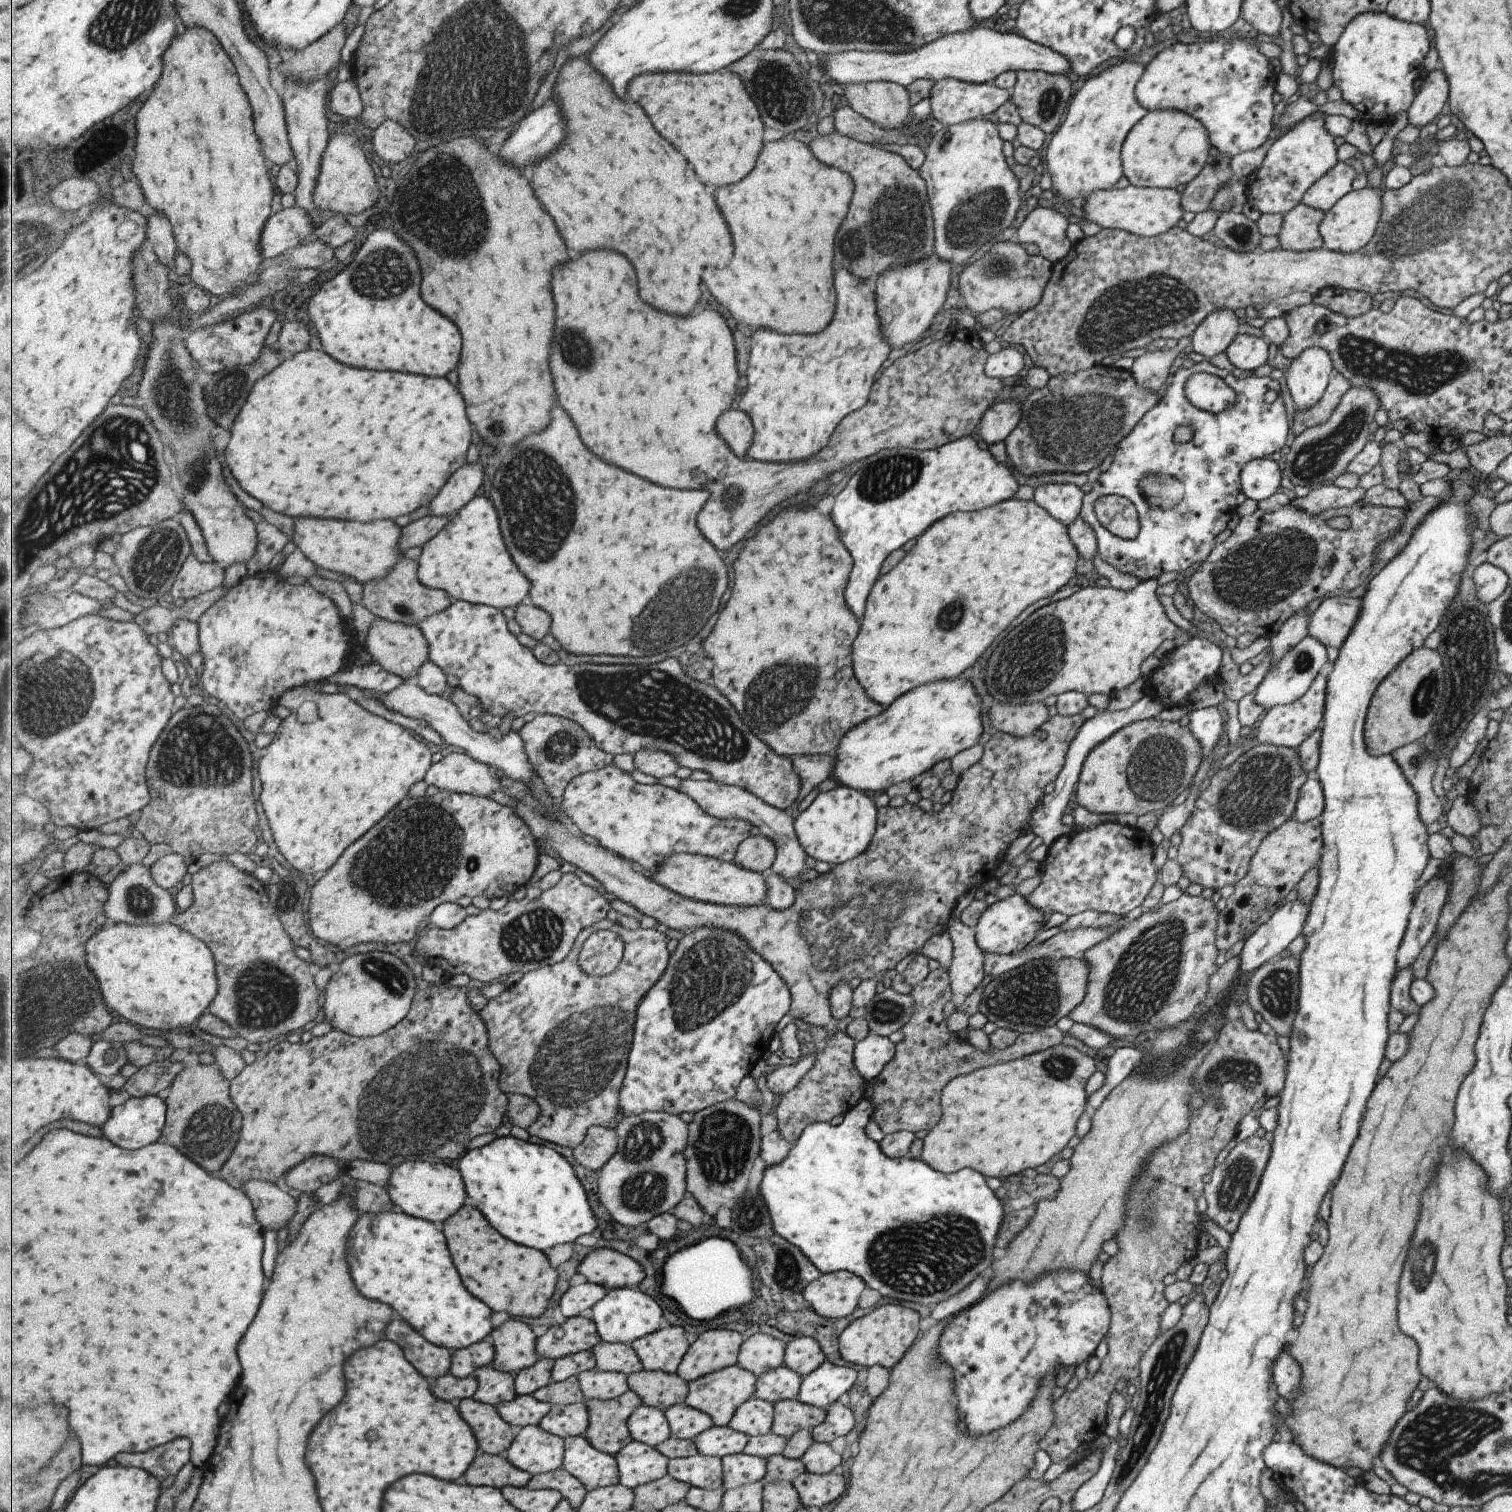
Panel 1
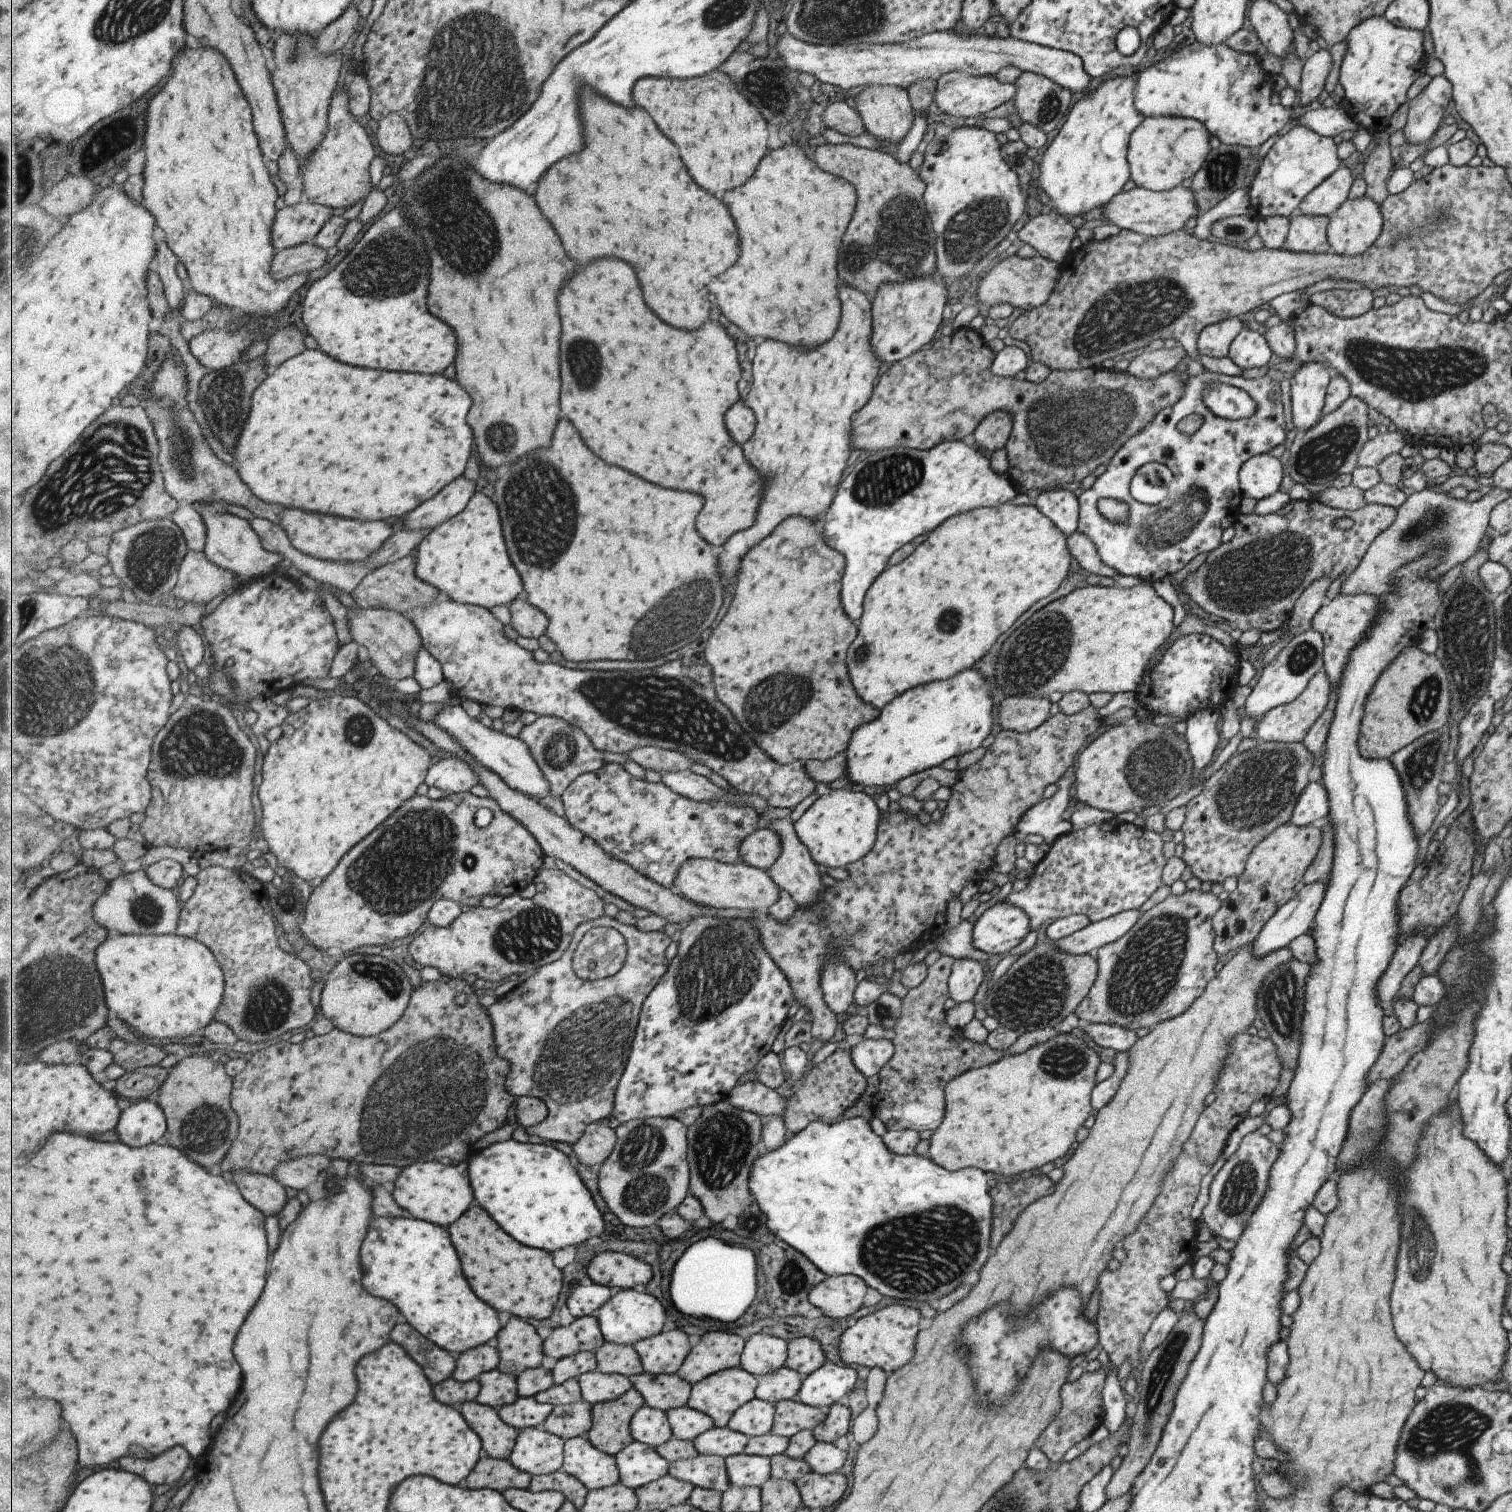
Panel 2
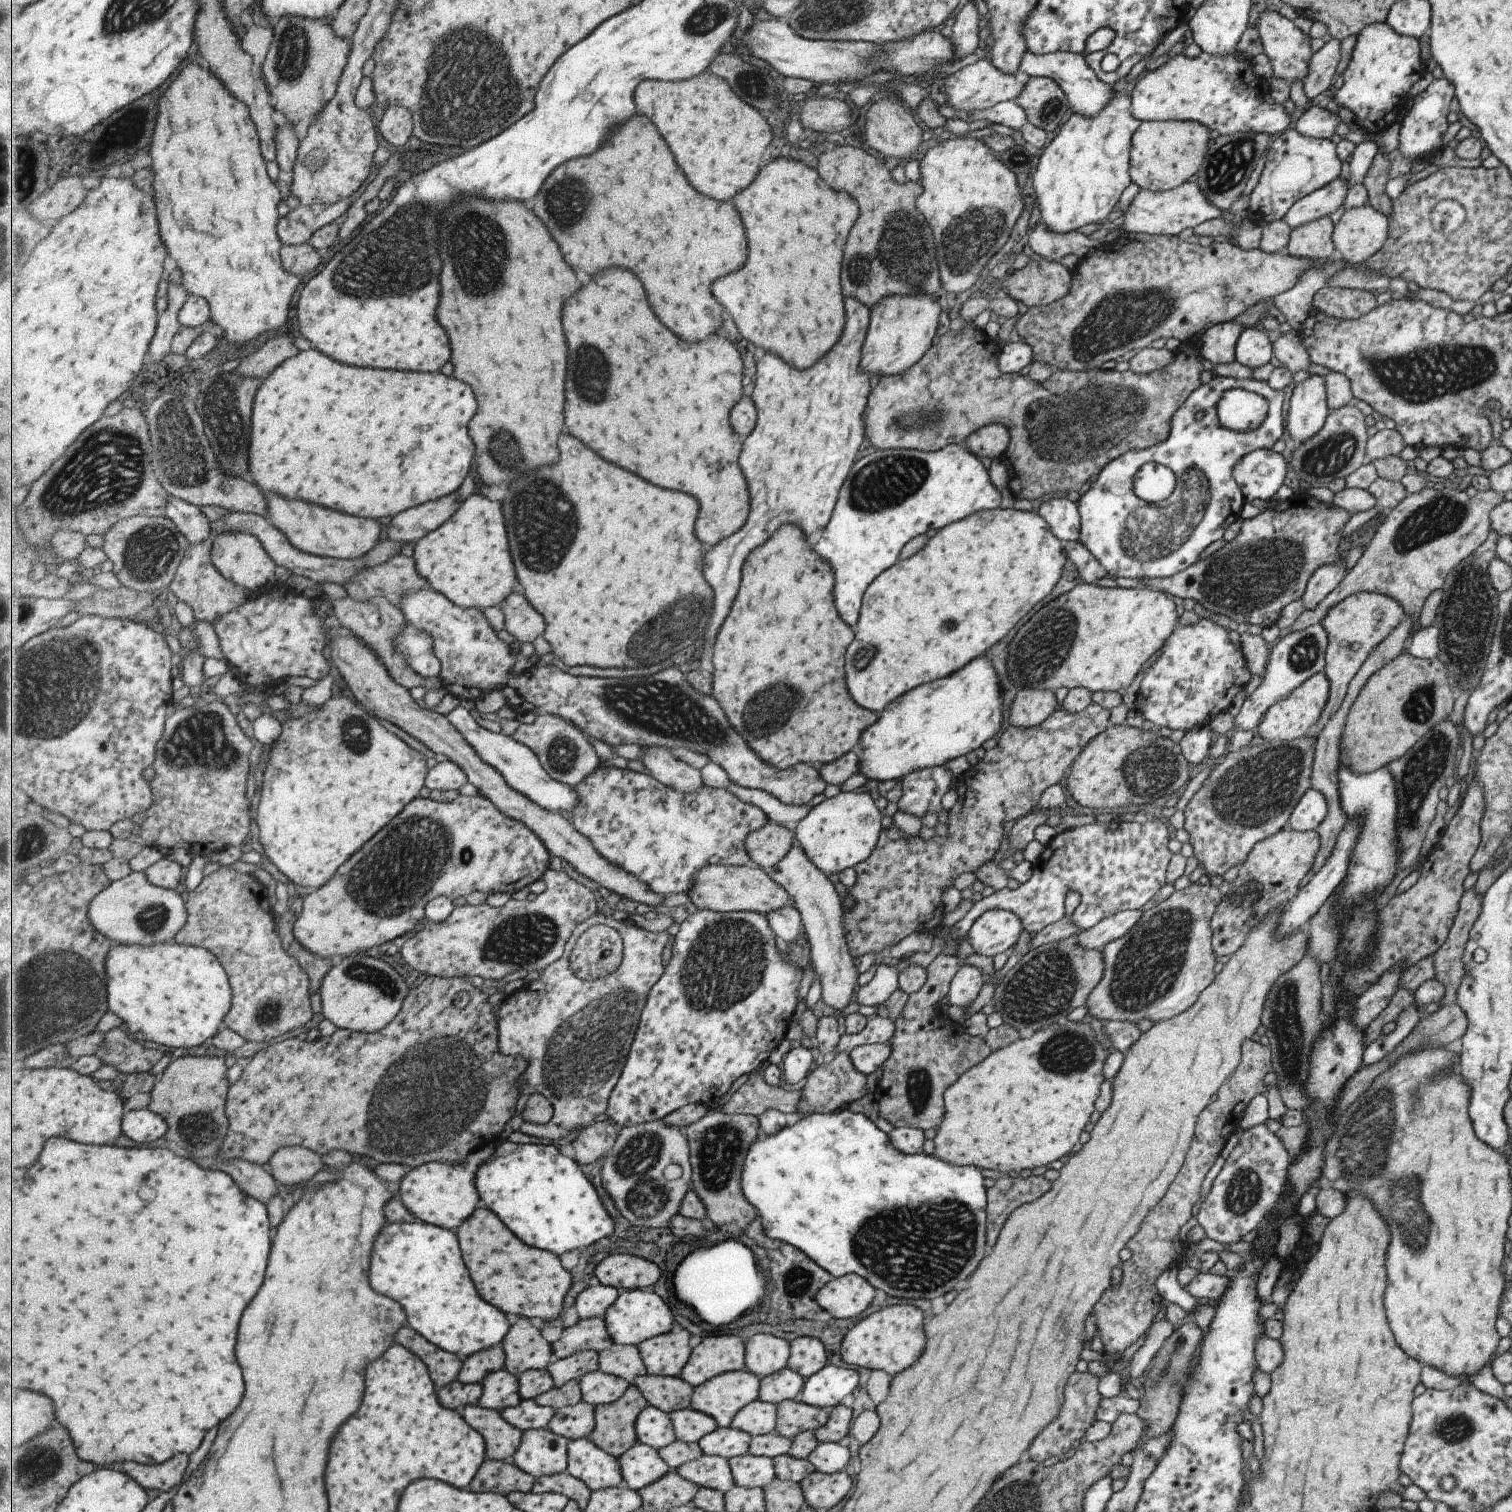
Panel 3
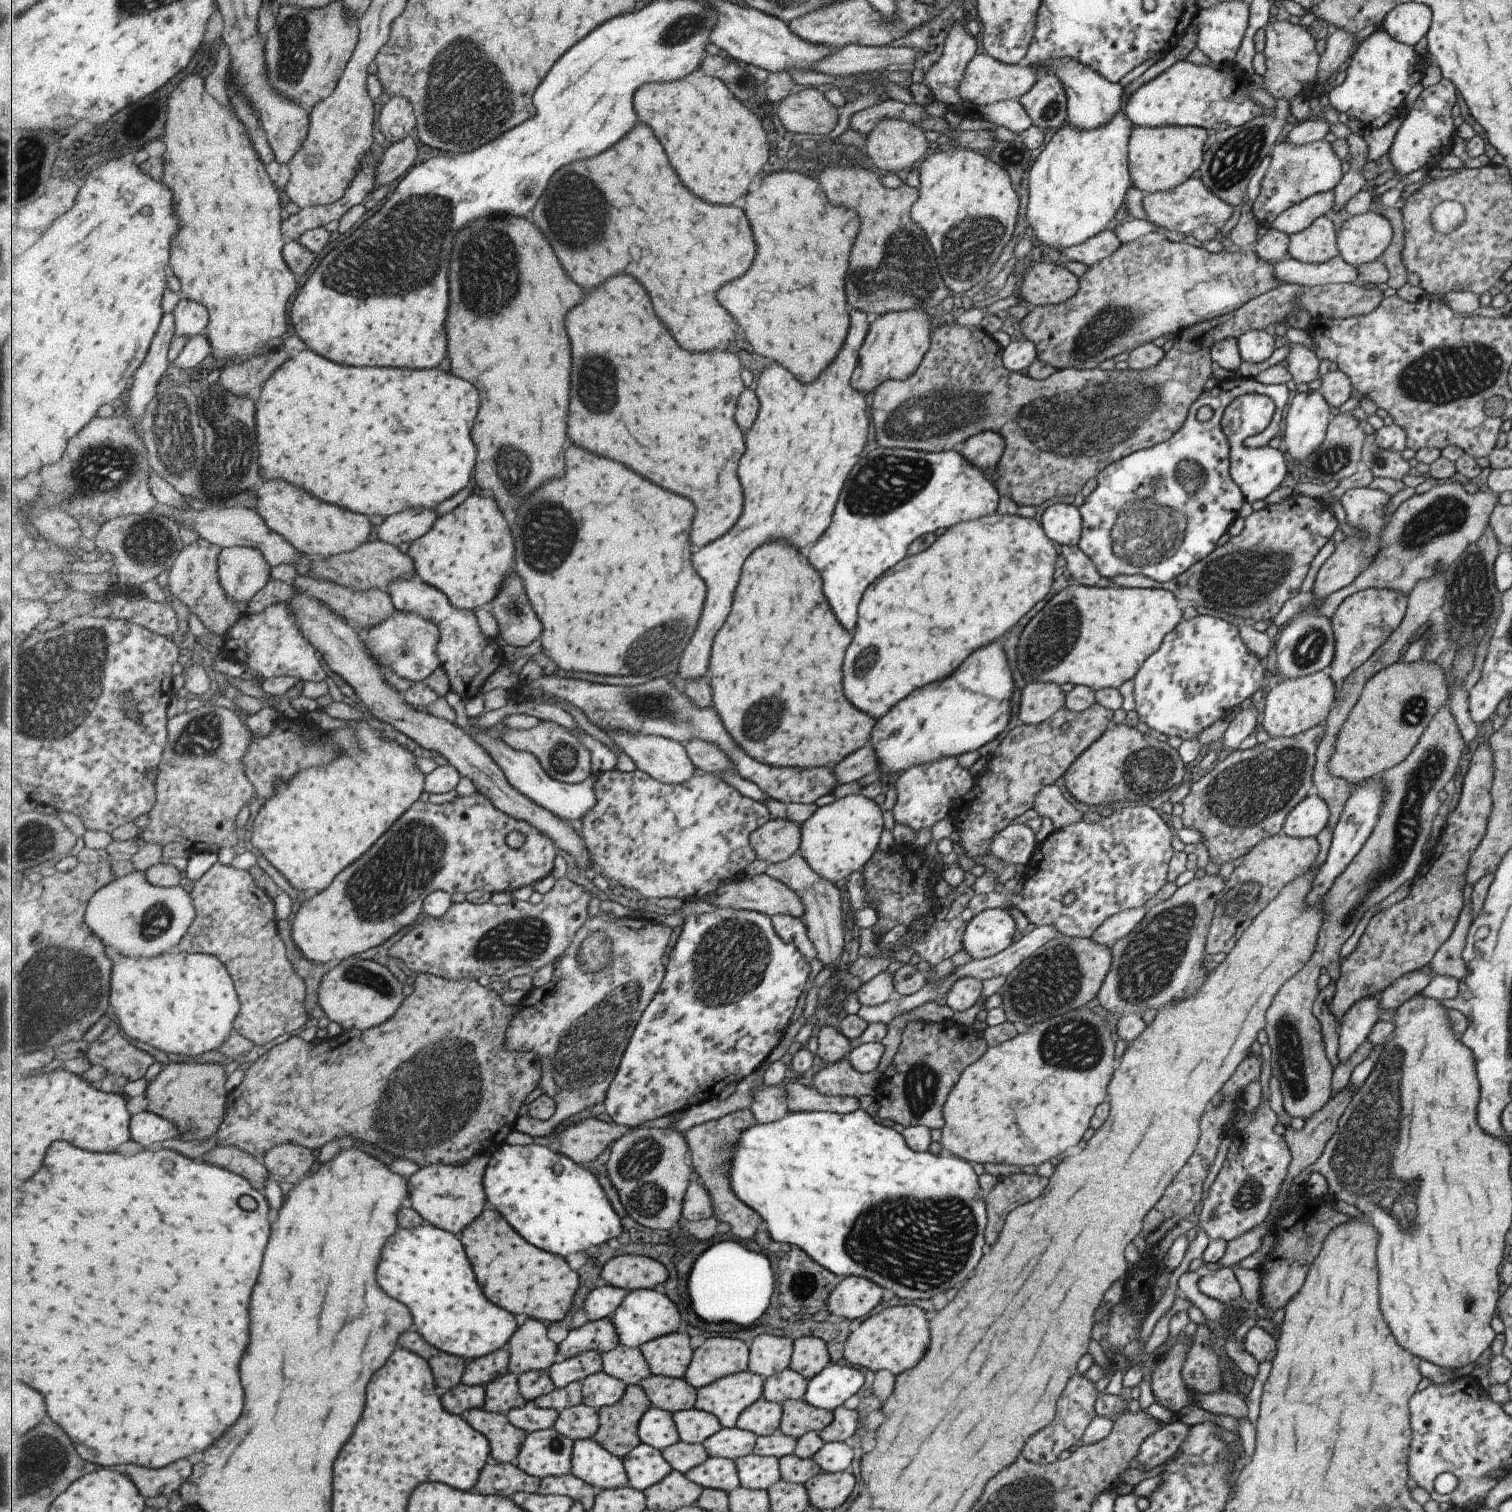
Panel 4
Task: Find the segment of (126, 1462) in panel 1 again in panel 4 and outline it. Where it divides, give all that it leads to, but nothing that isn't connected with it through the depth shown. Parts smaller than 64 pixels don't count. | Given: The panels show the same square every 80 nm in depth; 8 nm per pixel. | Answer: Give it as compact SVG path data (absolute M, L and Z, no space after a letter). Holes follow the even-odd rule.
M185 1458L177 1464L171 1464L169 1468L153 1470L143 1466L127 1466L128 1476L144 1493L145 1498L164 1495L169 1498L172 1492L177 1490L187 1478L193 1474L193 1464Z

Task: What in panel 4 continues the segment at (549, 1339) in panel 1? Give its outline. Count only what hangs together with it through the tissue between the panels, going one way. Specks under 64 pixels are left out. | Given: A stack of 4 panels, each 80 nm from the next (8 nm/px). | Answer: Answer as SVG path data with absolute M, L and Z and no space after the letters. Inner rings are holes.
M610 1317L589 1321L576 1329L571 1329L567 1338L559 1345L556 1362L569 1360L587 1351L597 1351L601 1354L619 1347L620 1336Z

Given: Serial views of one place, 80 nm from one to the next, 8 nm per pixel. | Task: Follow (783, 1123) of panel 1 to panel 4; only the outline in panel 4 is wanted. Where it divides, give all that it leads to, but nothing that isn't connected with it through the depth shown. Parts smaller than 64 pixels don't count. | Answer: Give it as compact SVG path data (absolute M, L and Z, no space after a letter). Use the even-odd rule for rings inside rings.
M847 1057L826 1065L812 1076L811 1084L820 1095L828 1097L875 1096L883 1074L875 1071L860 1073L855 1070Z

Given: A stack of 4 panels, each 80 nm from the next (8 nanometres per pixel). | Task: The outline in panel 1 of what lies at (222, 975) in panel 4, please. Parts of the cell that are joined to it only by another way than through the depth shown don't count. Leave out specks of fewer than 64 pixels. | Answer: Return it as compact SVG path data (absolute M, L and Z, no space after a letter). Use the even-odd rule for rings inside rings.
M109 922L105 926L101 927L86 944L86 957L88 965L92 971L96 974L96 977L100 981L100 988L103 996L105 996L105 1002L109 1004L109 1008L113 1008L119 1015L126 1018L133 1024L139 1024L145 1028L153 1028L153 1030L164 1030L165 1032L172 1032L171 1030L179 1030L179 1028L185 1028L186 1031L192 1026L196 1026L200 1016L203 1016L209 1008L209 1005L216 998L219 992L220 983L219 977L216 971L216 957L213 954L212 949L208 947L208 944L199 937L196 937L193 933L185 932L181 930L179 925L173 924L173 922L162 922L155 924L129 924L129 923L115 923Z

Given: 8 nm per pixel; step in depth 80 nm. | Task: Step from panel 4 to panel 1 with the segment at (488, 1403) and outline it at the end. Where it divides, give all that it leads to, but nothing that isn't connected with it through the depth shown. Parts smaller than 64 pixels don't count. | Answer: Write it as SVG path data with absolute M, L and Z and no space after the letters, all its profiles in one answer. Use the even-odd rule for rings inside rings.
M489 1365L477 1369L475 1375L480 1384L474 1396L478 1401L491 1403L497 1408L502 1402L515 1400L518 1395L516 1378L510 1372L500 1371Z

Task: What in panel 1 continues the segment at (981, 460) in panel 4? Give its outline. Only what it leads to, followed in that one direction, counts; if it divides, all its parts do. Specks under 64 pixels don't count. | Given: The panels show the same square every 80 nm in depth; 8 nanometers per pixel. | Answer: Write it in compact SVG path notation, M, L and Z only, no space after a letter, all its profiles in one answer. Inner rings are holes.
M1015 399L995 402L979 419L979 436L987 445L1007 441L1020 419L1020 402Z

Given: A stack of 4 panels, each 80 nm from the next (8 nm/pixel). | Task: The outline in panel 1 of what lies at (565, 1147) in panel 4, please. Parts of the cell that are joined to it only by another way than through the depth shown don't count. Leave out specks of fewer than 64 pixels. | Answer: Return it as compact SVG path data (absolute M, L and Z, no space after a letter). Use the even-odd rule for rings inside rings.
M596 1125L588 1130L588 1135L573 1154L583 1167L589 1170L601 1170L618 1151L618 1132Z

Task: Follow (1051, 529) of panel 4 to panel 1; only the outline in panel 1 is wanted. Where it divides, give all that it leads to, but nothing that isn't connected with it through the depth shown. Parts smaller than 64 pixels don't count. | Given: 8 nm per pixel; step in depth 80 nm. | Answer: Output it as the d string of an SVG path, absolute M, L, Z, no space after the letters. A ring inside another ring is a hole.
M1046 483L1034 488L1032 499L1067 526L1080 514L1083 495L1073 483Z

